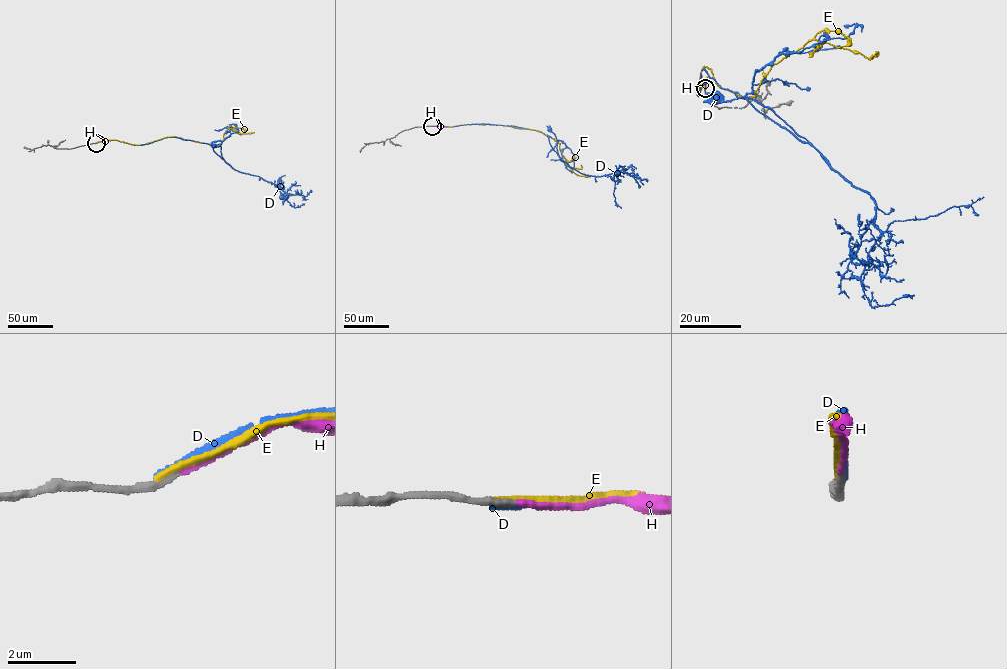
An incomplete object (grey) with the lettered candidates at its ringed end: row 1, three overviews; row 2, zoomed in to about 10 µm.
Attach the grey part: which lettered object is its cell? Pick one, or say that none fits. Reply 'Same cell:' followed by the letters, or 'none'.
Same cell: H

